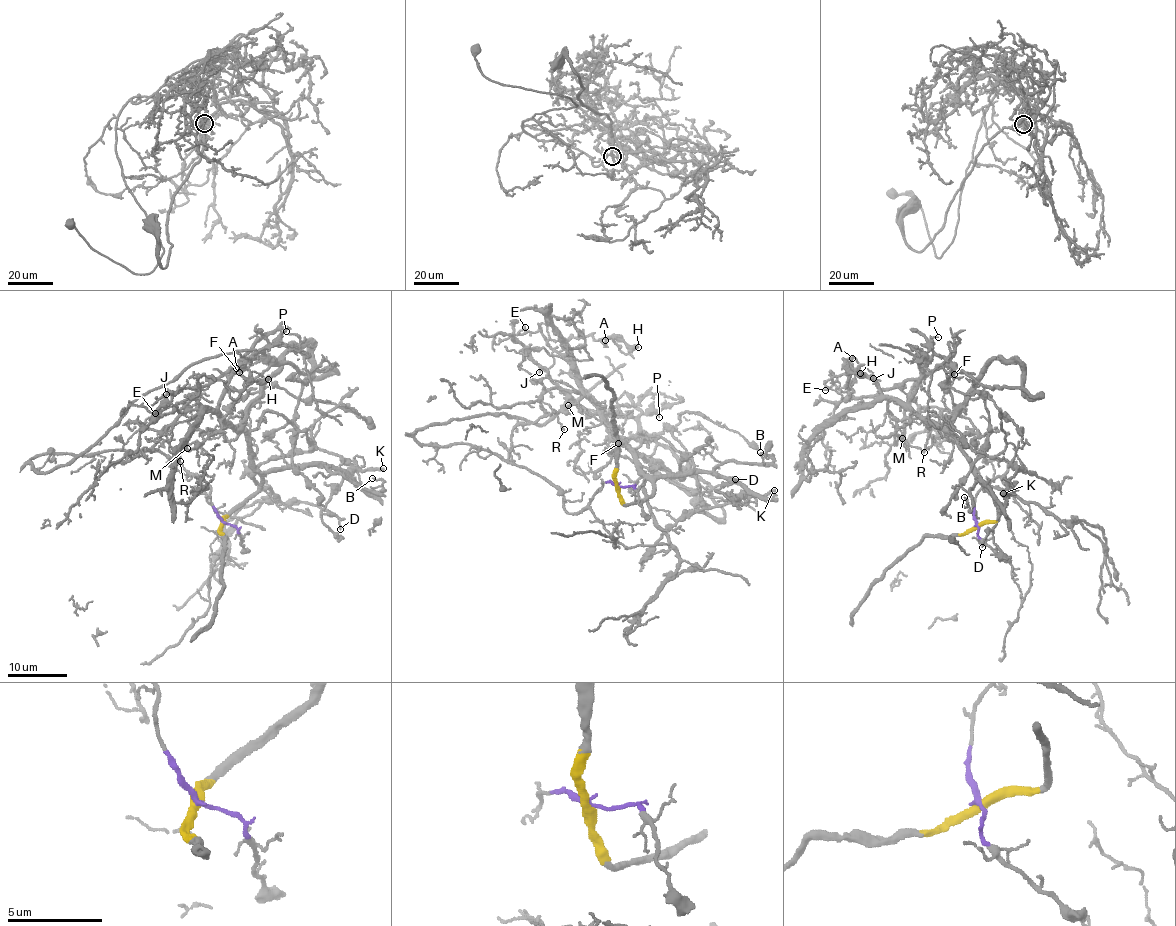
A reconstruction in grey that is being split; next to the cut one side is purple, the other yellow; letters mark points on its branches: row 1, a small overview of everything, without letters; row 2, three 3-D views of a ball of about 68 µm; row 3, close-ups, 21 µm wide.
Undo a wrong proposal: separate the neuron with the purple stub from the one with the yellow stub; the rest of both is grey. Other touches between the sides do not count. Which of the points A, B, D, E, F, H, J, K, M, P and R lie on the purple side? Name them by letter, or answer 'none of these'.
none of these

